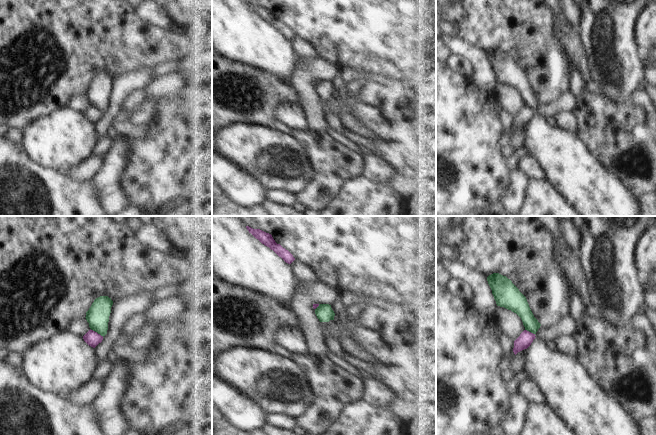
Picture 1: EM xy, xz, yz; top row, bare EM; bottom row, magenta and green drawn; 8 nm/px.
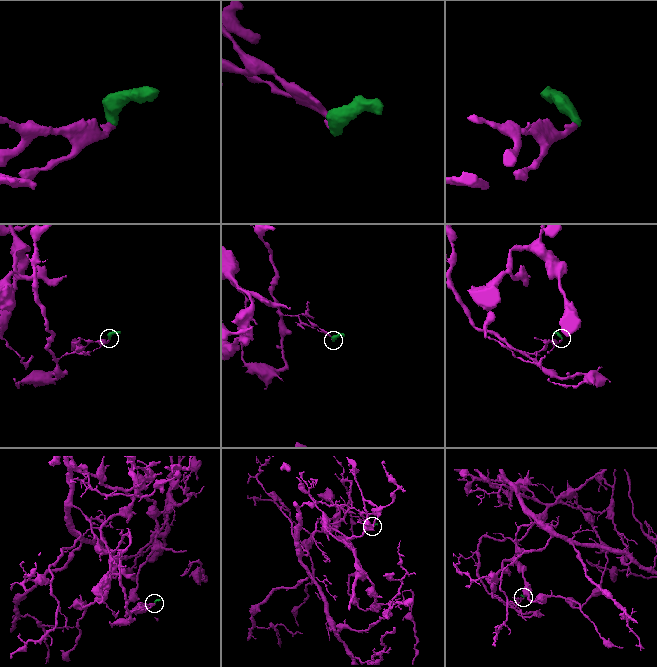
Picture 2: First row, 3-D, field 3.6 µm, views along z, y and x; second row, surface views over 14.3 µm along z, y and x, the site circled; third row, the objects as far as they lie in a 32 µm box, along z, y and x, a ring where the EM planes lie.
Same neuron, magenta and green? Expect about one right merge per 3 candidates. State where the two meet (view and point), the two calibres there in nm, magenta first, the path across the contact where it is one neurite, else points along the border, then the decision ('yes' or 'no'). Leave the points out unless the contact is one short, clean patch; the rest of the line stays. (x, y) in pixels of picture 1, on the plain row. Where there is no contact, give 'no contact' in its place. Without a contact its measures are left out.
contact xy (96, 108); calibres 120 and 180 nm; border xy (90, 104), (103, 112); no

